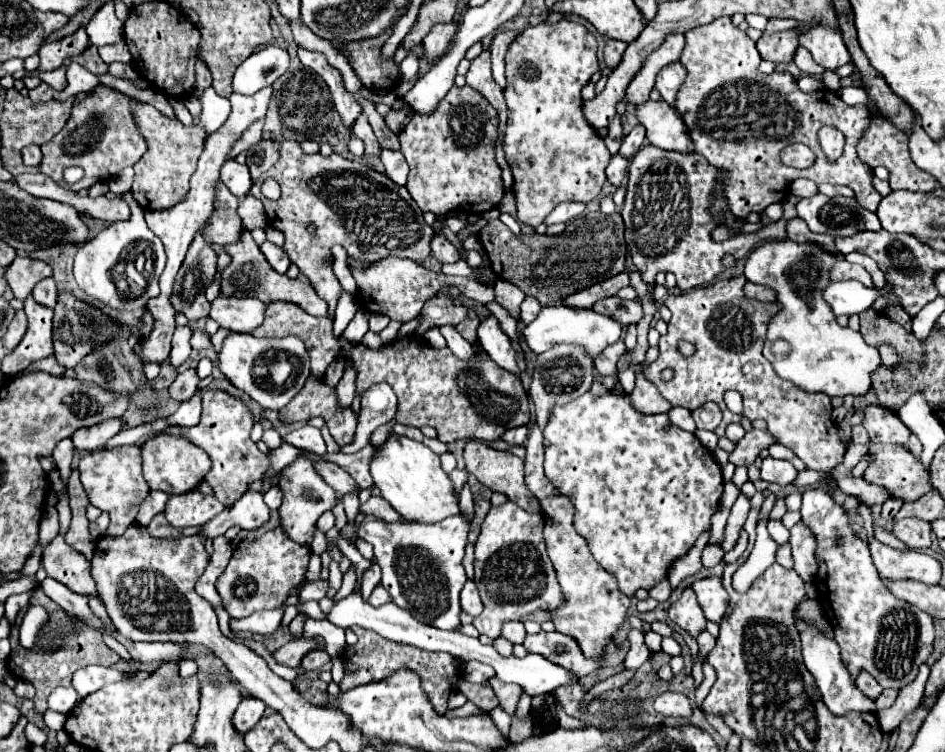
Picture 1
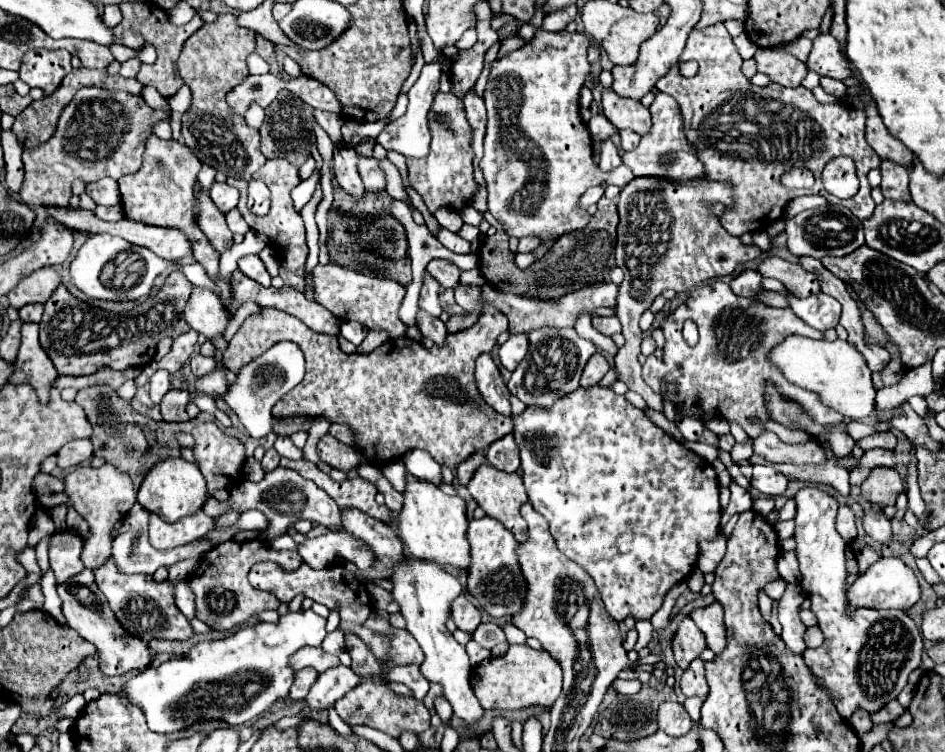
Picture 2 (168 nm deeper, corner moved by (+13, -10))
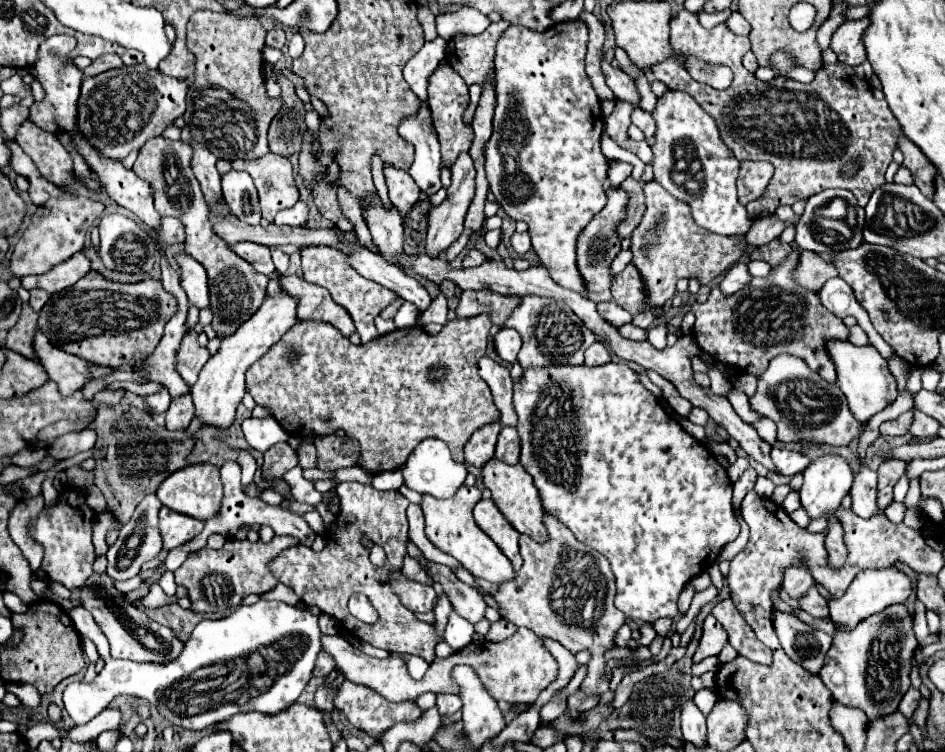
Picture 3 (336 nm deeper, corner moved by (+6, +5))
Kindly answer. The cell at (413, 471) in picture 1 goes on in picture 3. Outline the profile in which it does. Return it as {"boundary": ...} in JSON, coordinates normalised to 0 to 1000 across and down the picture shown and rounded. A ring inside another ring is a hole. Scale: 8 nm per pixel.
{"boundary":[[[489,646],[476,665],[461,665],[457,660],[447,660],[447,681],[451,686],[451,713],[461,729],[480,739],[502,766],[529,779],[533,774],[544,771],[546,766],[540,745],[529,734],[529,729],[521,721],[521,715],[506,702],[506,697],[499,689],[499,678],[508,662],[510,654],[504,646],[499,649]]]}

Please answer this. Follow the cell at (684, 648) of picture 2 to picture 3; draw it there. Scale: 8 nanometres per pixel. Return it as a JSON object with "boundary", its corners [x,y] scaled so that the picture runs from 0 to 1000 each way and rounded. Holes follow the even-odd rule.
{"boundary":[[[751,816],[747,822],[747,827],[745,827],[745,843],[743,843],[741,859],[739,859],[737,870],[734,870],[734,880],[739,883],[739,880],[743,880],[749,872],[760,872],[768,856],[770,856],[770,846],[768,846],[766,835]]]}

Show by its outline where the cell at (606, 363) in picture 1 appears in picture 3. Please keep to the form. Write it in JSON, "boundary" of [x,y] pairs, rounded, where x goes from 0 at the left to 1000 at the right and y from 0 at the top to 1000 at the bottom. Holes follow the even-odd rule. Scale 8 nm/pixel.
{"boundary":[[[631,452],[631,455],[620,465],[618,476],[620,476],[620,481],[618,481],[620,487],[637,487],[637,484],[643,484],[643,481],[646,481],[646,468],[643,468],[643,463],[641,463],[639,455]]]}

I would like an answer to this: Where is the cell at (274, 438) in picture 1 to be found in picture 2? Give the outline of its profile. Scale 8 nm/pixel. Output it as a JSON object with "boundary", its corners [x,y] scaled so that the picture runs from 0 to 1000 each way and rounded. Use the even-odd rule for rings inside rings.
{"boundary":[[[289,594],[283,597],[283,600],[280,600],[280,608],[276,610],[278,626],[280,626],[280,629],[283,629],[283,626],[289,626],[289,624],[295,618],[295,610],[297,610],[297,608],[295,608],[295,602],[293,602]]]}

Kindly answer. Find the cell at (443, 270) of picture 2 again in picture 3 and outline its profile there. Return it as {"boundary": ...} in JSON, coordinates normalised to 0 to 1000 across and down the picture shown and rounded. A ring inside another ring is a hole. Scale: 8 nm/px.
{"boundary":[[[497,332],[495,335],[495,340],[491,343],[491,348],[489,348],[489,354],[508,354],[508,351],[512,351],[512,348],[516,348],[516,340],[514,338],[510,338],[508,332]]]}

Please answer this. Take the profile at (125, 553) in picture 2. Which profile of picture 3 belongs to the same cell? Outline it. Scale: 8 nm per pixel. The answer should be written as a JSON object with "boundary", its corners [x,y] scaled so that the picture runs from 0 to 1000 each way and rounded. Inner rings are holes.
{"boundary":[[[157,657],[144,676],[142,686],[138,689],[135,697],[131,697],[127,702],[127,715],[123,718],[121,726],[116,726],[112,742],[114,742],[114,766],[119,766],[121,771],[138,771],[142,769],[150,750],[159,747],[161,742],[165,742],[171,731],[171,715],[169,715],[169,705],[167,705],[167,678],[169,678],[169,665],[165,657]]]}

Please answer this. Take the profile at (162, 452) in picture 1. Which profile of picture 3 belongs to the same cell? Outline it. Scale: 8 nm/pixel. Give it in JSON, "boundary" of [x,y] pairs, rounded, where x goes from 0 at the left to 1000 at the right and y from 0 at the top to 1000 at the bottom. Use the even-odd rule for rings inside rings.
{"boundary":[[[205,617],[205,620],[197,620],[184,630],[180,630],[171,646],[167,649],[165,660],[169,662],[169,668],[174,673],[178,673],[184,681],[203,686],[207,691],[222,691],[231,684],[233,678],[233,668],[235,668],[235,644],[233,644],[233,625],[224,617]]]}

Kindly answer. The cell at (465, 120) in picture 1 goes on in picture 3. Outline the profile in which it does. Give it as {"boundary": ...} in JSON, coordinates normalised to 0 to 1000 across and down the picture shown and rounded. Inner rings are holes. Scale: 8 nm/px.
{"boundary":[[[474,85],[463,88],[453,104],[453,138],[455,138],[455,146],[459,149],[459,168],[463,173],[463,186],[468,194],[468,221],[476,221],[487,202],[497,199],[502,178],[499,178],[499,170],[493,168],[489,160],[495,133],[497,133],[495,114],[491,112],[491,106],[487,106],[487,101],[483,101],[483,96]]]}

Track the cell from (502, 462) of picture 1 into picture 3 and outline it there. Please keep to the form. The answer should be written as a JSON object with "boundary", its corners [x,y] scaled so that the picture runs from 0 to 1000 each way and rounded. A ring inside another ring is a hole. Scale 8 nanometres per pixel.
{"boundary":[[[521,609],[512,617],[510,636],[512,636],[512,646],[521,654],[521,665],[525,668],[529,681],[538,689],[538,694],[550,710],[557,710],[567,721],[578,721],[580,718],[580,707],[576,702],[576,676],[574,676],[569,652],[565,649],[563,633],[559,633],[559,628],[554,628],[554,622],[550,617],[540,620],[540,617],[533,617],[533,614]]]}

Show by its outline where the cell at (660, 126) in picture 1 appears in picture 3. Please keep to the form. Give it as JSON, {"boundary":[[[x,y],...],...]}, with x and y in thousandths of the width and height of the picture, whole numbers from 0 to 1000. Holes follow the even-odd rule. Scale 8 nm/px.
{"boundary":[[[637,77],[637,96],[639,96],[639,101],[641,101],[643,117],[652,125],[654,133],[662,133],[662,136],[675,141],[675,133],[677,133],[675,120],[673,120],[673,114],[671,114],[671,106],[669,106],[662,96],[658,96],[656,90],[650,90],[650,88],[648,88],[646,82],[641,82],[639,77]]]}

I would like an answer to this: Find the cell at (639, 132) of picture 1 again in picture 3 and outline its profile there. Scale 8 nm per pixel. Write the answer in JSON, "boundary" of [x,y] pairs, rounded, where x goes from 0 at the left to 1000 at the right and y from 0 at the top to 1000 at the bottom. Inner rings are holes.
{"boundary":[[[671,144],[671,149],[669,149],[669,165],[673,165],[684,178],[684,184],[692,181],[692,176],[694,176],[694,165],[692,165],[690,154],[684,152],[684,149],[679,149],[677,144]]]}

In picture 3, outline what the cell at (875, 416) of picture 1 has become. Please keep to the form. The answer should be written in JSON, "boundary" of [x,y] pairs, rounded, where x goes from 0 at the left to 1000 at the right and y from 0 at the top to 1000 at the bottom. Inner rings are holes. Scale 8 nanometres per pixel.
{"boundary":[[[957,548],[952,551],[948,559],[942,559],[942,561],[935,561],[931,566],[931,577],[940,577],[940,580],[954,580],[963,572],[967,561],[967,548]]]}

